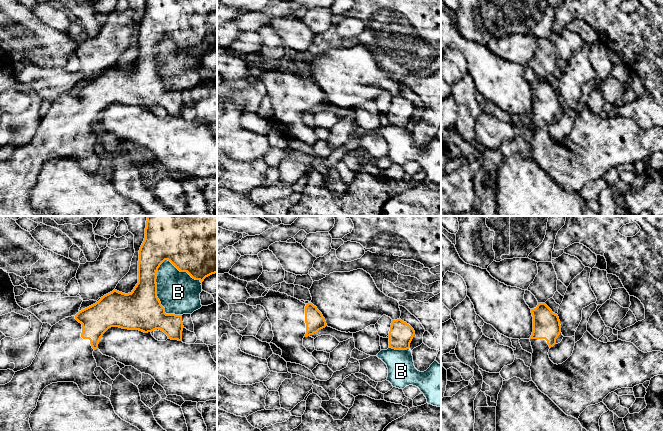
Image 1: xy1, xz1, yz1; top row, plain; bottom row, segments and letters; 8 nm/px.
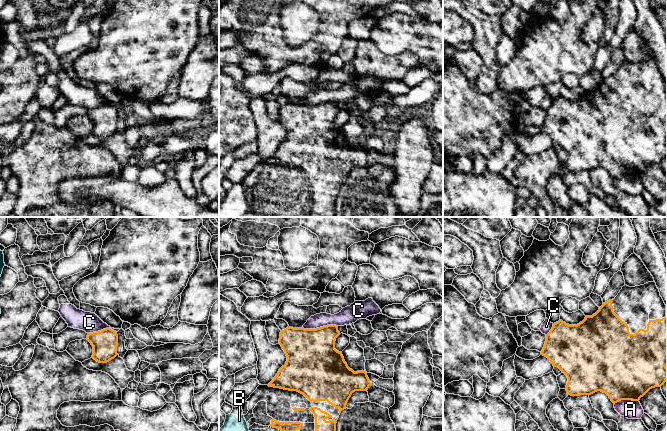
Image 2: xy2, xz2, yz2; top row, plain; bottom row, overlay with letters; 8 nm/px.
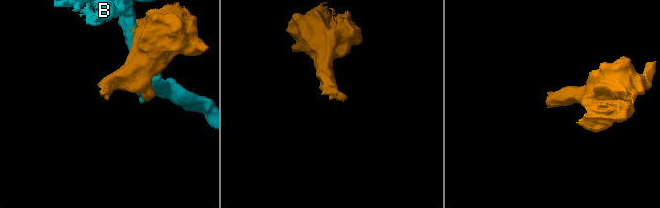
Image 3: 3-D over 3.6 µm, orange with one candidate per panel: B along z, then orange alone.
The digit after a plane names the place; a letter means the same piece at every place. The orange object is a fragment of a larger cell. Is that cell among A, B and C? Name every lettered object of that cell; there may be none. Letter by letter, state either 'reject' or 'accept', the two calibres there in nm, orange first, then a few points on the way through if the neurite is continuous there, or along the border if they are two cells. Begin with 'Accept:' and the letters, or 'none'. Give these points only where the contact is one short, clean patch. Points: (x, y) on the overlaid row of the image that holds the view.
Accept: none
A: reject; calibres 500 and 150 nm; border yz2 (638, 400), (619, 400), (614, 404)
B: reject; calibres 320 and 320 nm
C: reject; calibres 400 and 140 nm; border xz2 (337, 325), (303, 328)

